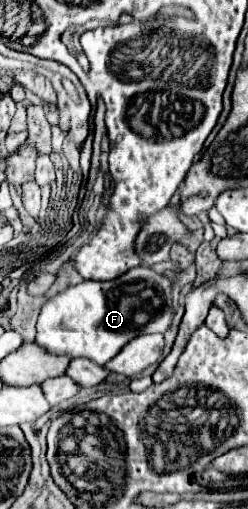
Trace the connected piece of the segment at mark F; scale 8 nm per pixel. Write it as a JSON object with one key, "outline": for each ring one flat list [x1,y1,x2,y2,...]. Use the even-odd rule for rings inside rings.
{"outline":[[135,266,111,282,85,280,45,302,37,320,35,342,53,354,85,356,103,366,135,336,169,330,175,316,171,288,173,280,149,266]]}

